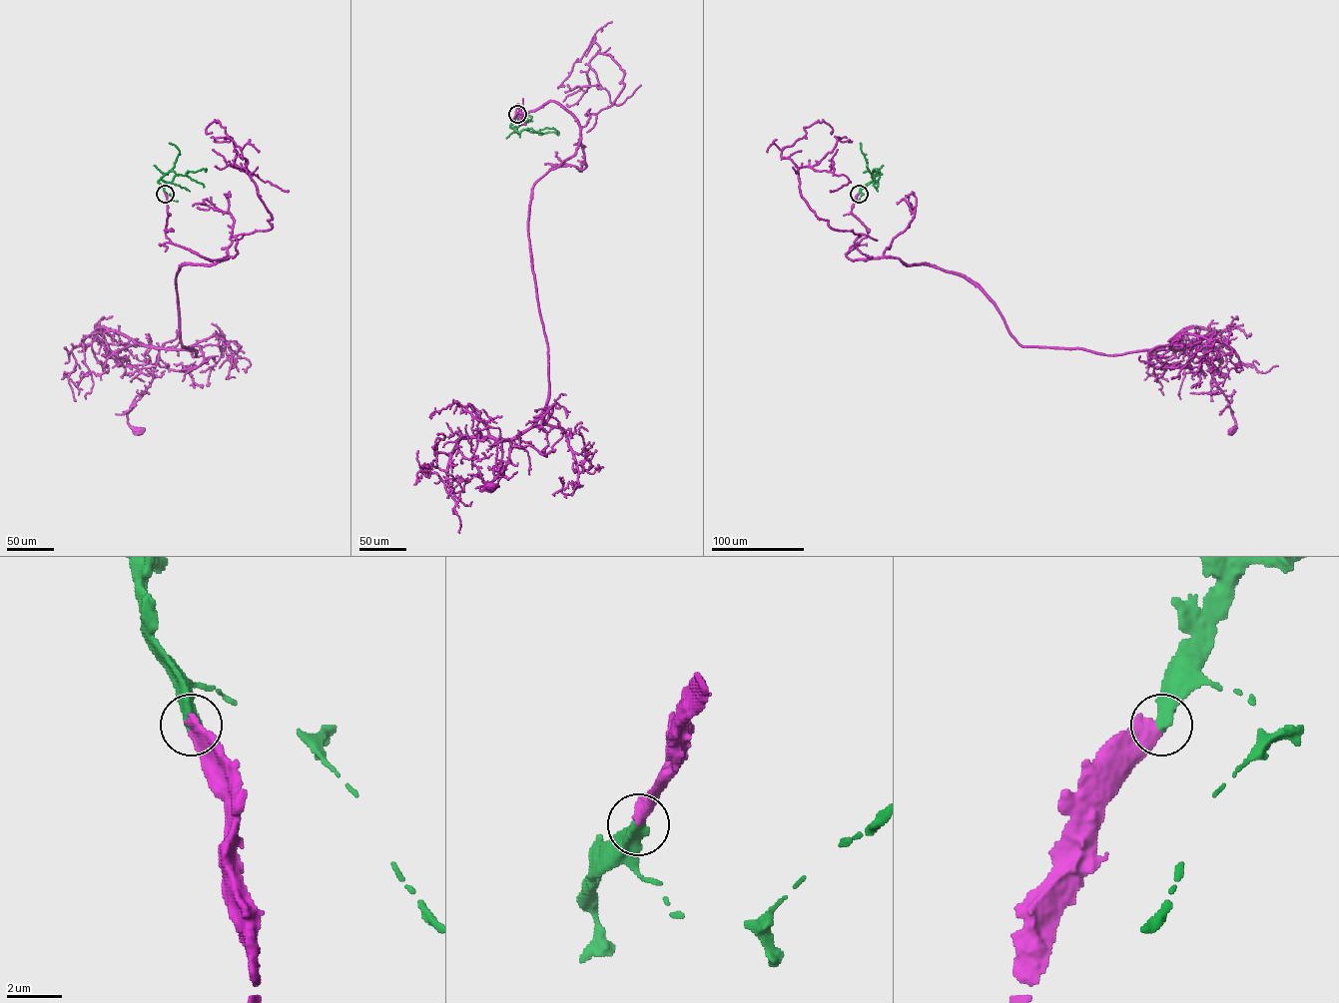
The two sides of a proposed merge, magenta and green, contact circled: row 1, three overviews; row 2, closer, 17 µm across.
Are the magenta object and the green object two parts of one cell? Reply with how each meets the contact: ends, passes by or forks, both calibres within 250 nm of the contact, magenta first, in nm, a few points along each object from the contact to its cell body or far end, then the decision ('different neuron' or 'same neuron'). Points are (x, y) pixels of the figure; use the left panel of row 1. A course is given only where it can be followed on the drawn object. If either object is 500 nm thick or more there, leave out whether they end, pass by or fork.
calibres 480 and 500 nm; course magenta (165, 194), (169, 241), (228, 256), (177, 272), (180, 341), (196, 355), (159, 348), (127, 413), (138, 431); course green (165, 194), (159, 181), (171, 182), (176, 175), (185, 175), (188, 171), (203, 169), (205, 172); same neuron

